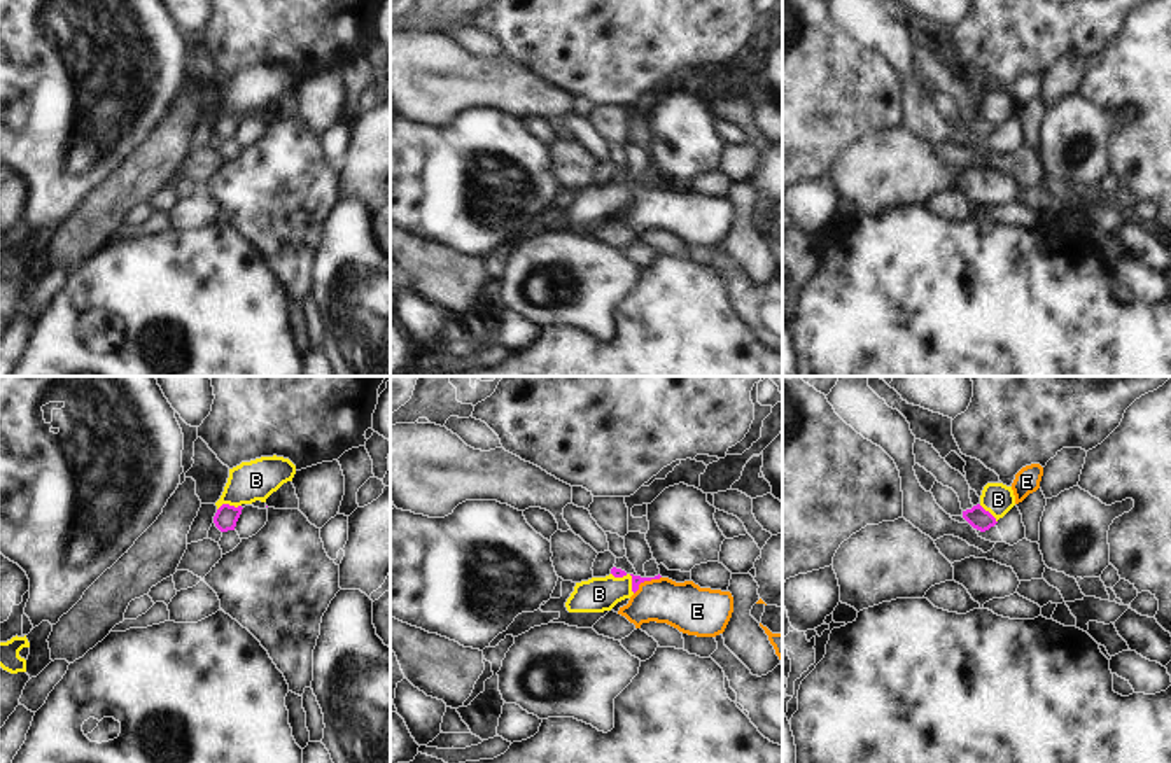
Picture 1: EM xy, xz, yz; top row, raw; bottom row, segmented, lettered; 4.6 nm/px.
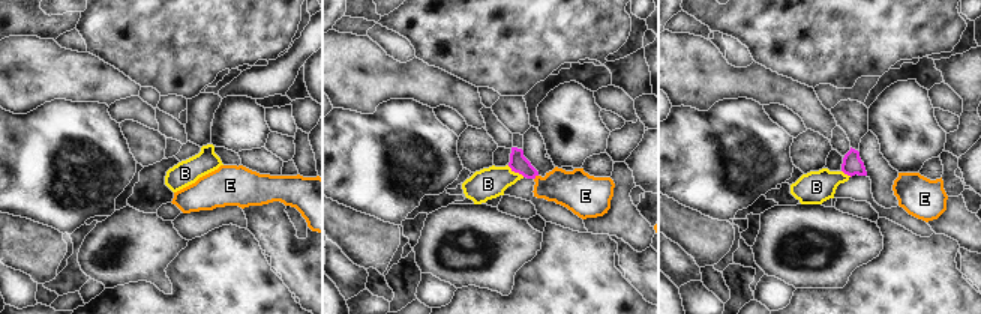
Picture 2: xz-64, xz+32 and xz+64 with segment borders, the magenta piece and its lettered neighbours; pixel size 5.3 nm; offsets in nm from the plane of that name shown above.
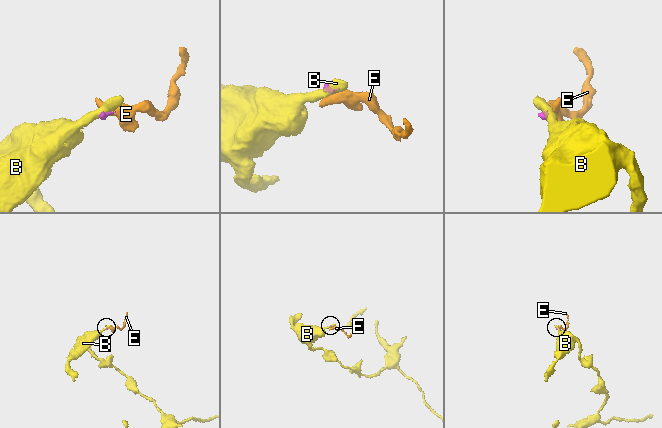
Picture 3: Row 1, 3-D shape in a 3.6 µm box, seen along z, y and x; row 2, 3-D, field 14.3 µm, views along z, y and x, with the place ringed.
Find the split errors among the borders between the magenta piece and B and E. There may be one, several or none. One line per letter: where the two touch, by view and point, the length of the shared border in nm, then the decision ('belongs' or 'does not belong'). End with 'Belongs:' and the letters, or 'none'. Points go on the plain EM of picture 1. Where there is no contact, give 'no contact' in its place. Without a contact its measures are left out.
B: meets magenta in xz at (631, 182); contact 140 nm long; does not belong
E: meets magenta in xz at (645, 188); contact 150 nm long; belongs
Belongs: E

